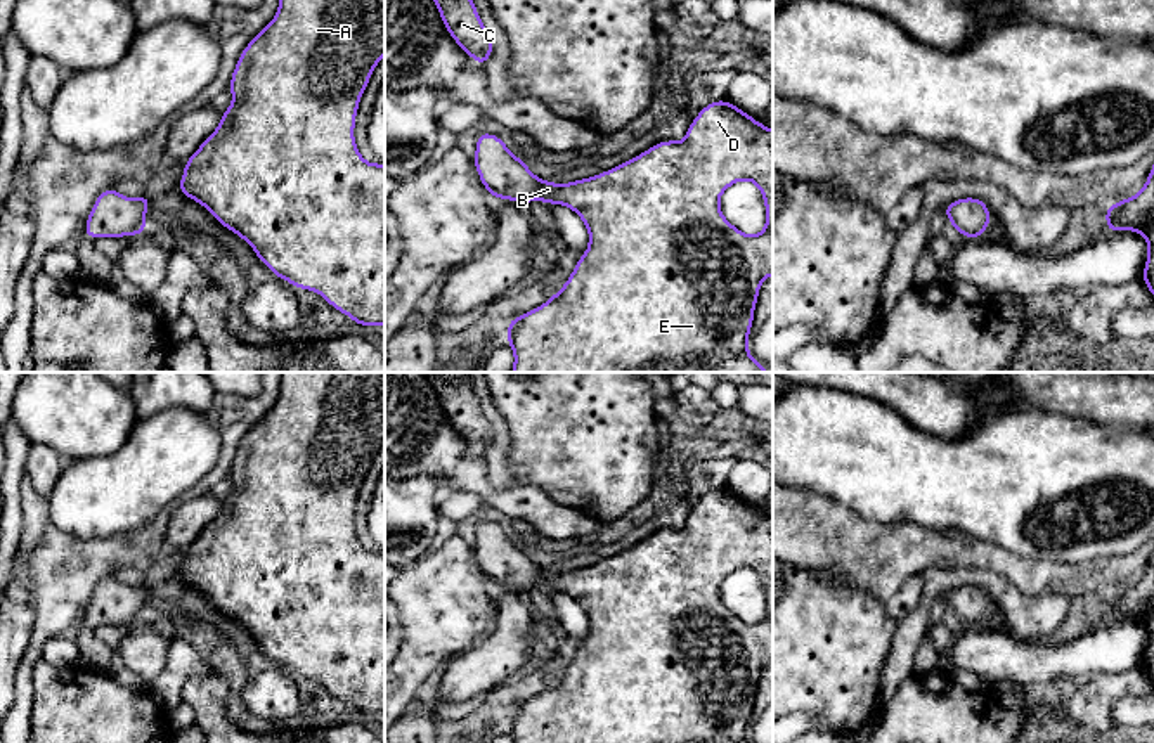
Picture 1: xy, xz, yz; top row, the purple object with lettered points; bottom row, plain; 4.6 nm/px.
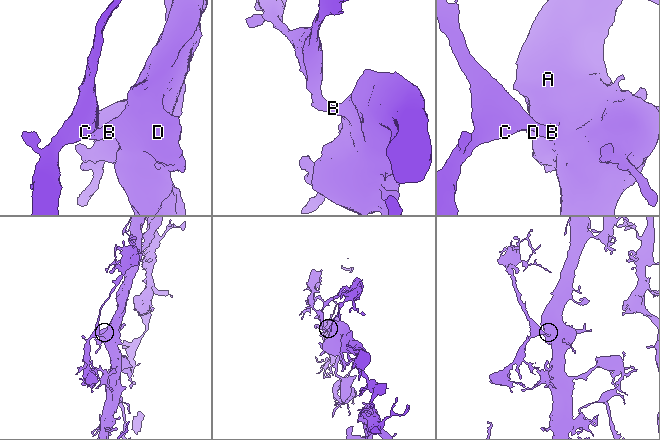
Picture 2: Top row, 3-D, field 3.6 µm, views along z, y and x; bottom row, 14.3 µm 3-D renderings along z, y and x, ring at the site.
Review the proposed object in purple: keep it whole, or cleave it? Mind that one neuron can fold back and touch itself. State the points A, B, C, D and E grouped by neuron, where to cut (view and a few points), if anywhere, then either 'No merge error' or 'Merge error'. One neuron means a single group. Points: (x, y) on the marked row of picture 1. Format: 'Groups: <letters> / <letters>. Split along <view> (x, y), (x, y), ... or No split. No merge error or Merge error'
Groups: A B C D E. No split. No merge error

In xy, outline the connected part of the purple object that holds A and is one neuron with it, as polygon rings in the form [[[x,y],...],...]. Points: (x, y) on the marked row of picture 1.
[[[279,0],[276,17],[244,47],[236,62],[229,90],[232,104],[222,113],[217,130],[184,161],[178,192],[204,206],[227,230],[244,239],[277,279],[296,289],[319,293],[333,308],[353,319],[355,326],[385,326],[385,165],[367,163],[353,139],[355,114],[371,74],[385,55],[385,0]]]

